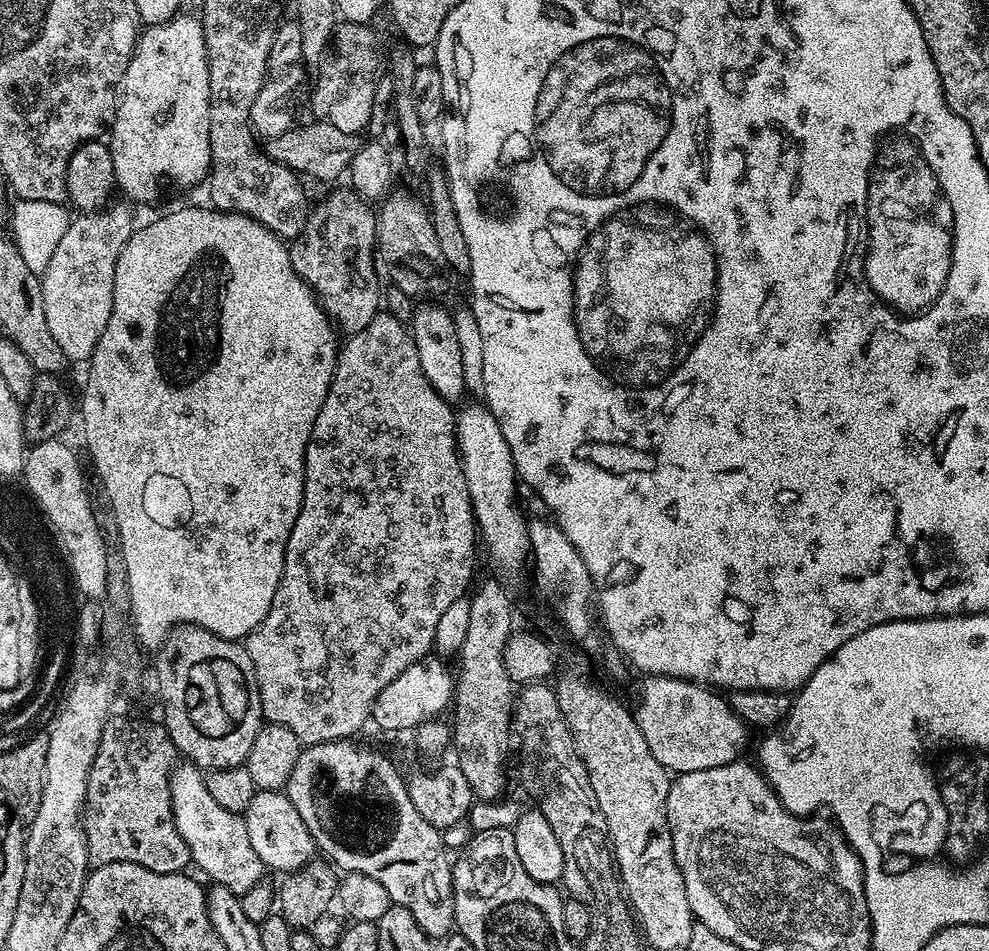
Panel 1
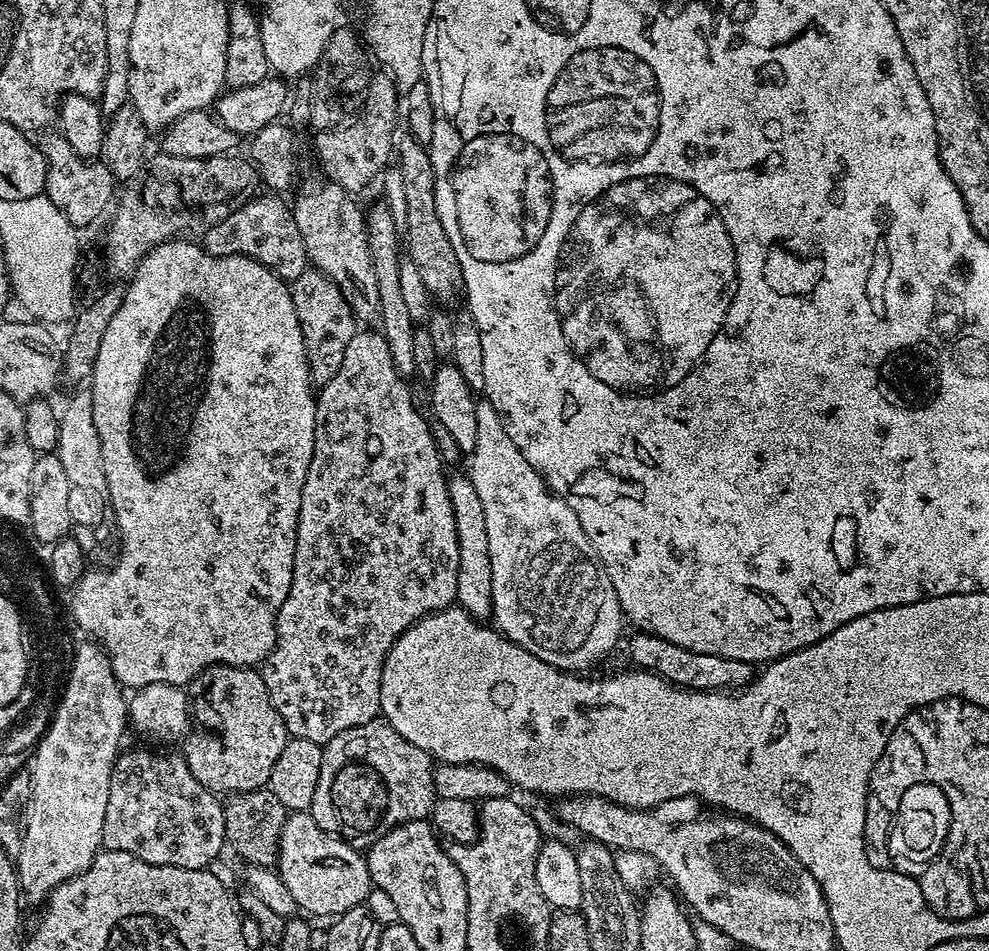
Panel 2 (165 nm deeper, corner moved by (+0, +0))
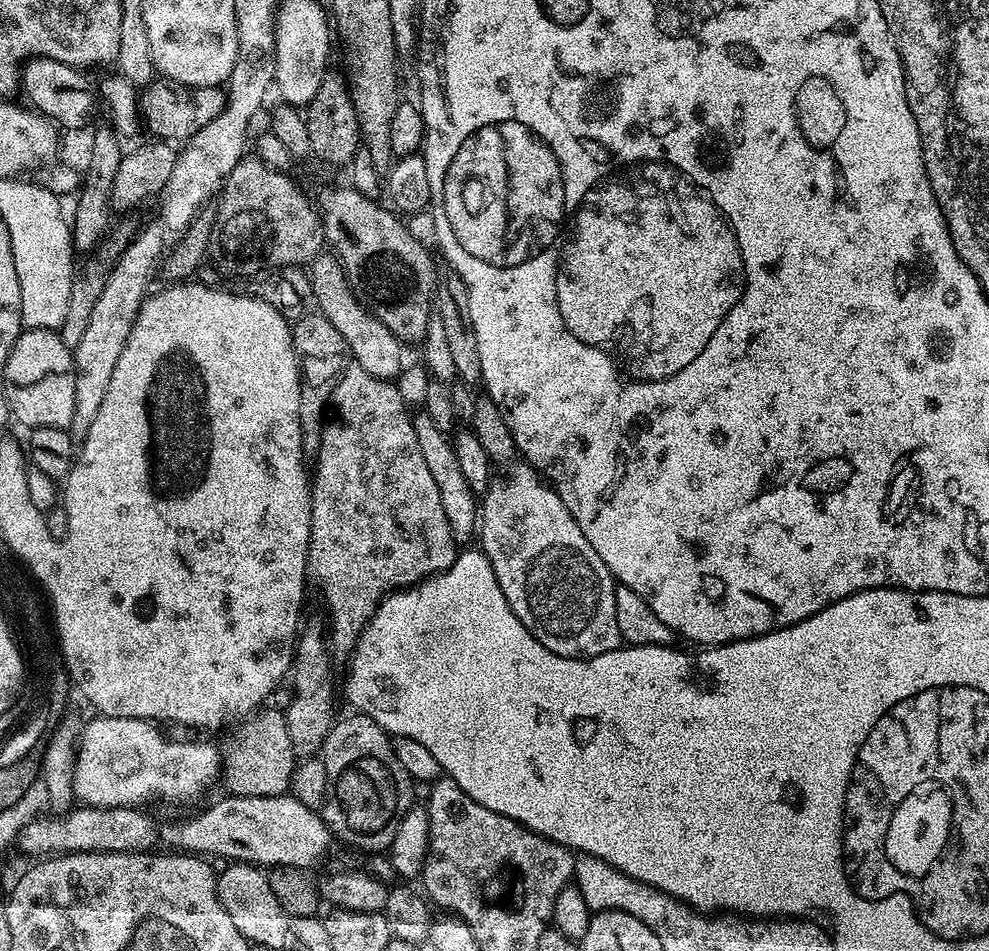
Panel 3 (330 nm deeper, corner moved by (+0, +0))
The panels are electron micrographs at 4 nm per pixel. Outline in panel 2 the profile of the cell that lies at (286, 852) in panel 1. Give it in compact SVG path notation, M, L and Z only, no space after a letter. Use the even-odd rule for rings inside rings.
M309 811L289 813L280 835L276 870L297 907L314 916L334 918L359 907L374 886L365 855L331 832L323 831Z

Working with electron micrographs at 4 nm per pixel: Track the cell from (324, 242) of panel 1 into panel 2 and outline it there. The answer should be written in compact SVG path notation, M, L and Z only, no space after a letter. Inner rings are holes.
M309 266L305 272L298 274L290 287L294 310L298 314L298 326L302 326L302 342L306 346L310 378L313 385L322 386L338 374L346 346L350 346L350 338L354 338L358 331L358 321L331 278L323 276L315 268Z

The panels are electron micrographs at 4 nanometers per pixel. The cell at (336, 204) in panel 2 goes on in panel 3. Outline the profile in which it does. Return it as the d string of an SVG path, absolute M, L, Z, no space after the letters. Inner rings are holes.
M317 255L310 264L310 279L312 282L311 299L316 299L319 315L328 319L330 326L335 326L338 334L346 338L346 346L354 361L355 367L366 370L368 374L374 374L379 380L395 381L400 372L400 348L401 340L374 314L370 314L358 302L358 298L352 293L352 287L348 284L346 274L342 270L339 260L335 255Z

